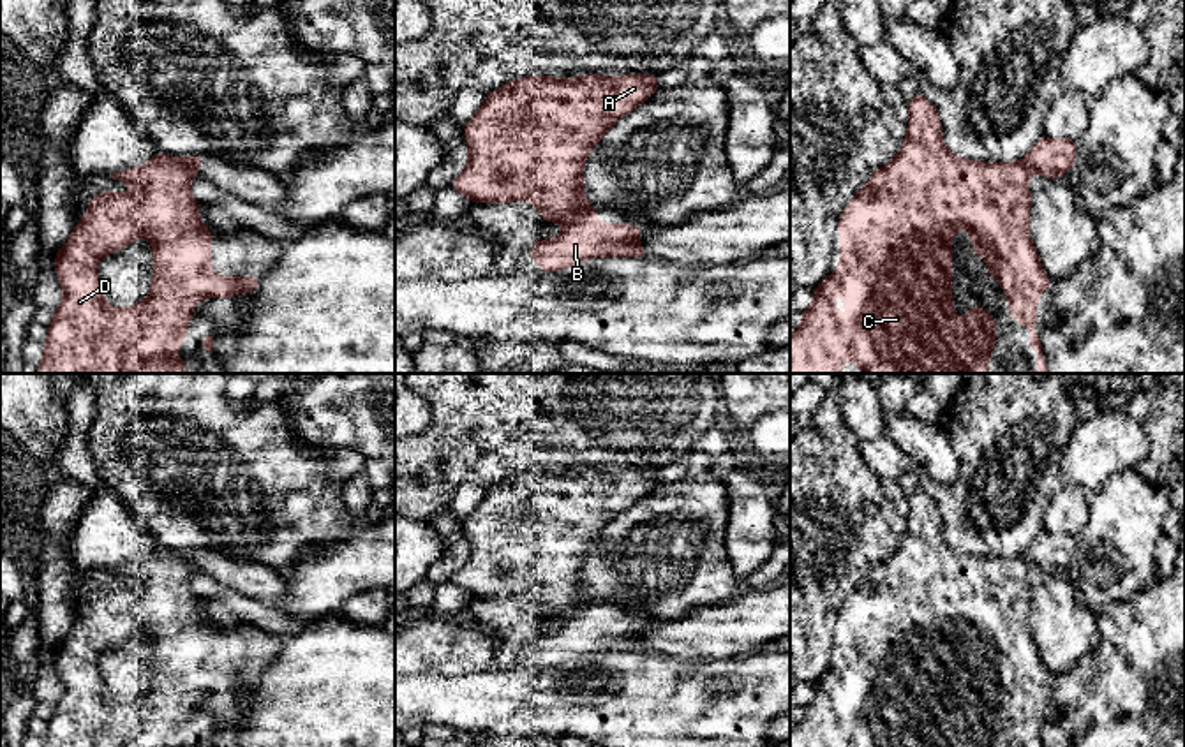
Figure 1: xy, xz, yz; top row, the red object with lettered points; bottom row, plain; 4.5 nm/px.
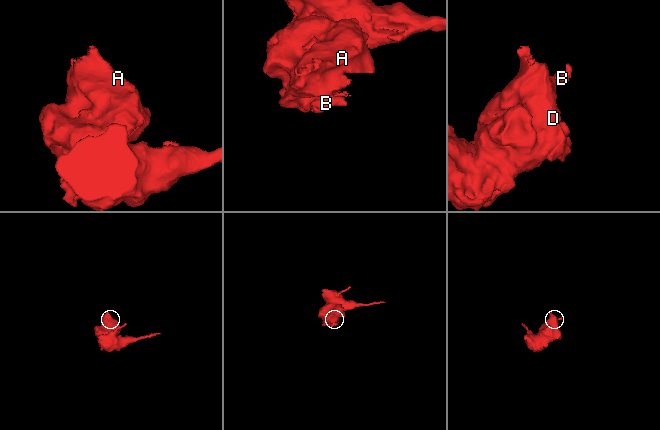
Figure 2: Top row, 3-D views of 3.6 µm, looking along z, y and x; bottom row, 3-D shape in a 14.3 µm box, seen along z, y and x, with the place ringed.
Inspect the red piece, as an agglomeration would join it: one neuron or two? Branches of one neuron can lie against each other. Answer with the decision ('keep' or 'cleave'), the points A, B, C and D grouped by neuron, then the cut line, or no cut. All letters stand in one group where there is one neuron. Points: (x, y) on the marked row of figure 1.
cleave; groups A C D / B; cut xz (591, 207), (584, 208), (566, 224)

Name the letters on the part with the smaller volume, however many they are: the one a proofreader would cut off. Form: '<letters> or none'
B

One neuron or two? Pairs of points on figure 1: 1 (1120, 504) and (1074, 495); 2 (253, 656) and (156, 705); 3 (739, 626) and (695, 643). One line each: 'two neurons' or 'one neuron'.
1: two neurons
2: one neuron
3: one neuron

